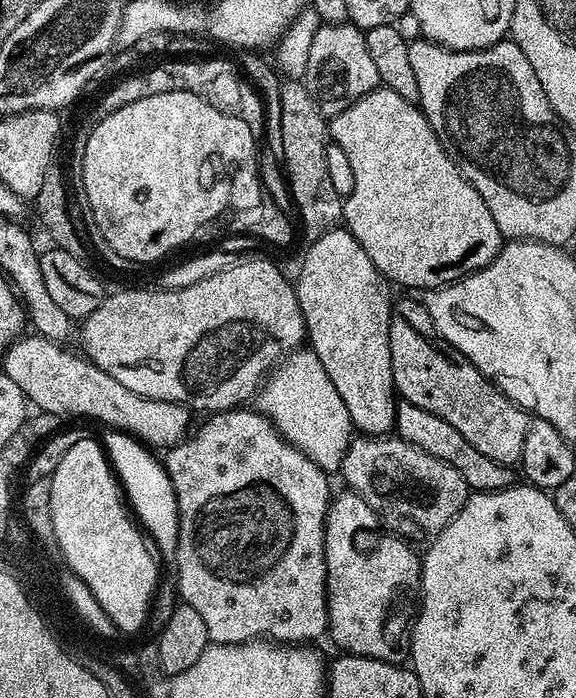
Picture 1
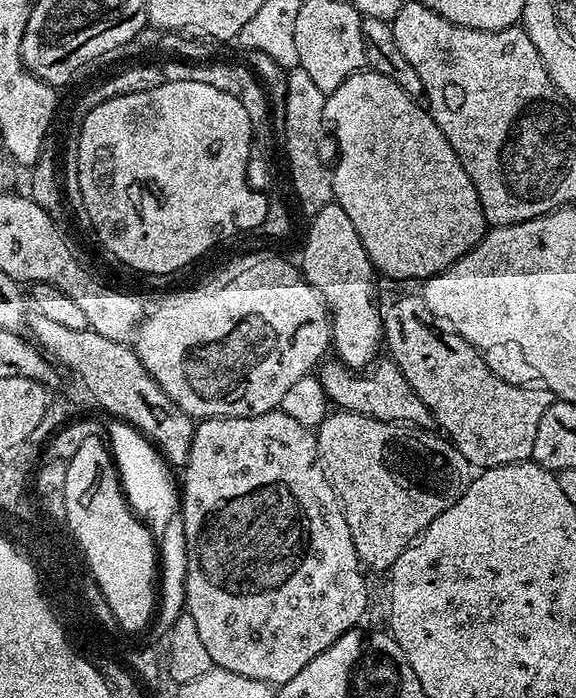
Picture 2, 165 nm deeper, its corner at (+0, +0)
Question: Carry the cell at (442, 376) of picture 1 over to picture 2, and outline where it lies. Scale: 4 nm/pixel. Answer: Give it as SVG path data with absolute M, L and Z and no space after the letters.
M423 295L404 296L401 300L394 301L389 308L385 307L383 309L382 319L384 322L383 343L386 345L386 352L388 348L387 355L396 363L398 370L406 378L406 382L410 382L410 386L414 386L414 394L418 394L418 398L422 398L422 402L426 402L435 427L439 429L447 439L452 441L452 445L459 450L462 454L462 458L466 458L466 462L472 464L473 469L483 470L486 468L506 466L507 464L522 464L531 457L532 451L534 450L534 437L538 434L538 422L542 422L542 414L546 414L546 410L550 410L550 406L554 403L554 397L550 389L543 386L521 386L519 383L511 384L502 378L498 378L498 374L494 374L494 370L490 370L490 366L485 362L482 353L480 353L473 344L466 342L451 330L444 331L444 333L439 332L439 330L435 328L437 325L433 323L434 317L426 306Z

